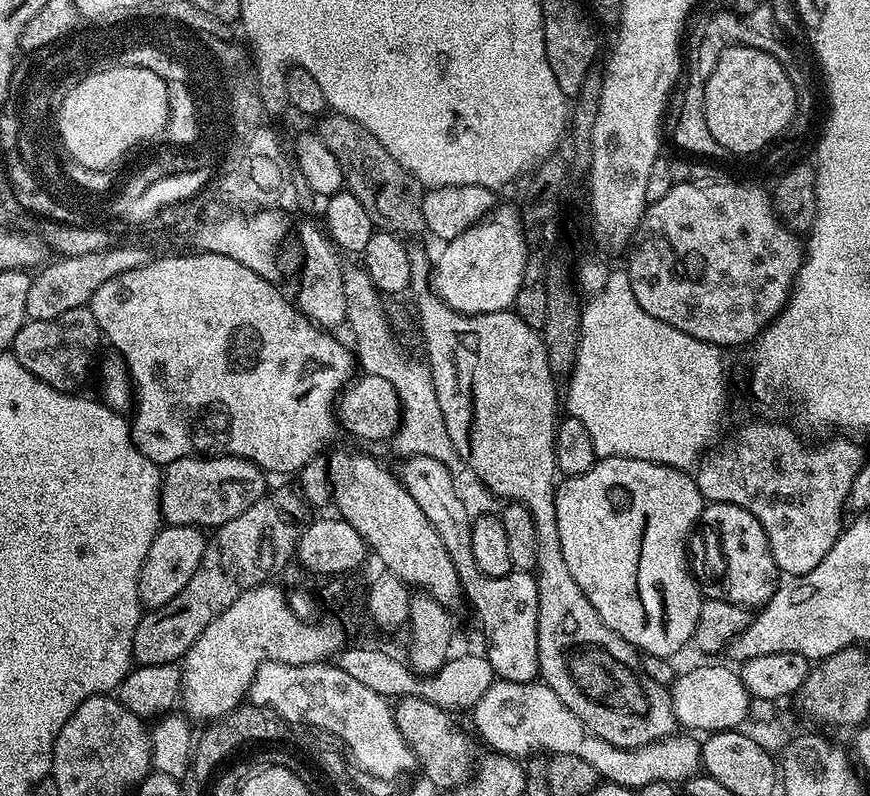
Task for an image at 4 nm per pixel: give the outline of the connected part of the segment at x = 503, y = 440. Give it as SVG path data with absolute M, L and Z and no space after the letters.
M412 250L409 251L408 258L410 262L408 287L410 296L416 299L416 316L420 319L420 332L424 335L424 352L428 355L426 365L429 371L432 372L434 390L437 391L439 409L442 410L443 421L446 422L446 431L454 444L455 450L463 460L463 467L468 472L469 470L472 471L494 495L501 496L504 502L521 504L531 512L534 518L534 530L538 538L538 562L534 569L534 575L538 586L539 679L548 684L550 690L554 690L554 694L558 694L558 698L562 698L562 702L566 702L566 706L570 706L570 710L574 710L576 717L582 721L589 732L614 746L637 748L638 746L646 746L655 740L664 740L673 735L678 728L669 689L663 684L654 682L654 678L650 678L650 674L646 674L646 670L640 664L641 653L633 645L626 643L617 632L610 630L610 626L606 626L606 622L602 622L598 610L594 610L594 606L590 606L586 594L582 594L578 582L574 582L574 574L570 574L570 566L566 566L566 558L562 558L562 542L558 538L558 518L556 517L556 489L558 487L558 469L556 467L556 426L558 423L558 415L556 416L556 384L558 384L558 380L557 377L552 375L550 365L547 362L547 348L544 345L541 333L535 328L526 326L526 322L522 322L522 318L518 318L515 311L512 310L478 314L477 316L464 316L460 312L455 312L453 308L446 306L446 302L442 302L442 298L438 298L432 290L430 256L428 260L426 253Z

